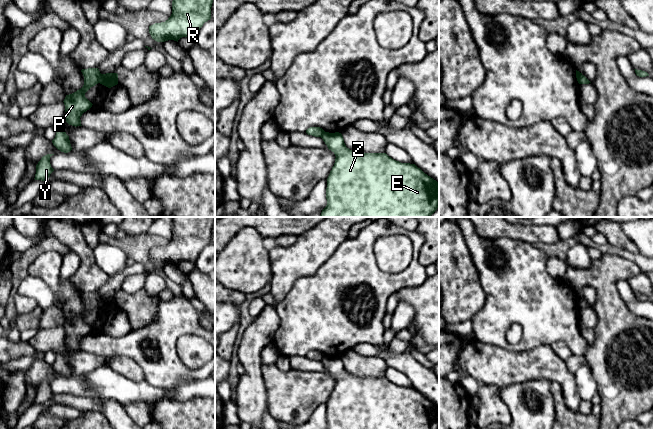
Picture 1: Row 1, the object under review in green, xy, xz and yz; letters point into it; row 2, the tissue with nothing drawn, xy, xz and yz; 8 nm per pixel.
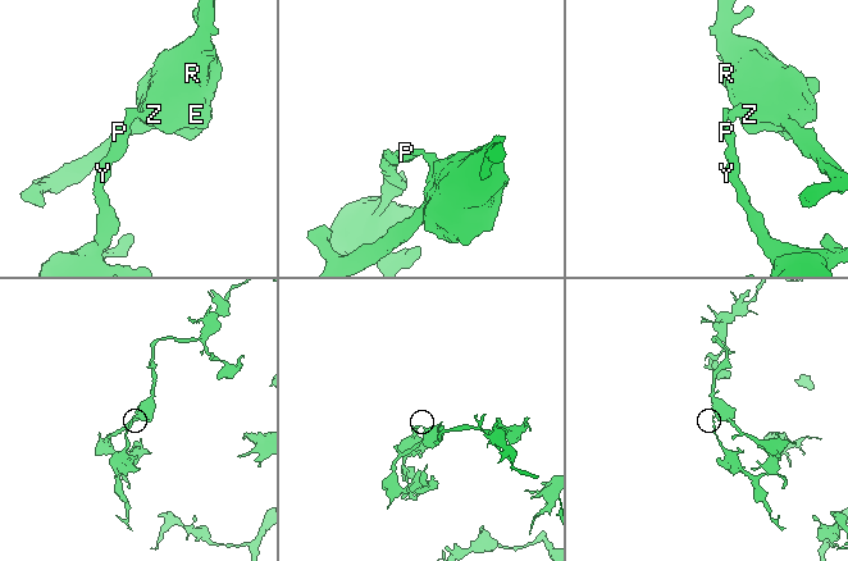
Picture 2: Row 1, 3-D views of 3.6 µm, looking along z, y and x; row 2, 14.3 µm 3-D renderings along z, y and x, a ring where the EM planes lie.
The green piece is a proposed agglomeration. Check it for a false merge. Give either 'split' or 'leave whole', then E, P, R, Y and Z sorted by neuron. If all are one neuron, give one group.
split; E R Z / P Y

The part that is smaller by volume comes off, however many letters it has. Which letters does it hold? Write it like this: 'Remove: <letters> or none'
Remove: P, Y

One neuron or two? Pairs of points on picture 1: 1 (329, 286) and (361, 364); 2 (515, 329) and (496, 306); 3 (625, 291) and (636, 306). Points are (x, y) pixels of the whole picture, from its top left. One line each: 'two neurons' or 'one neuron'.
1: two neurons
2: two neurons
3: one neuron

